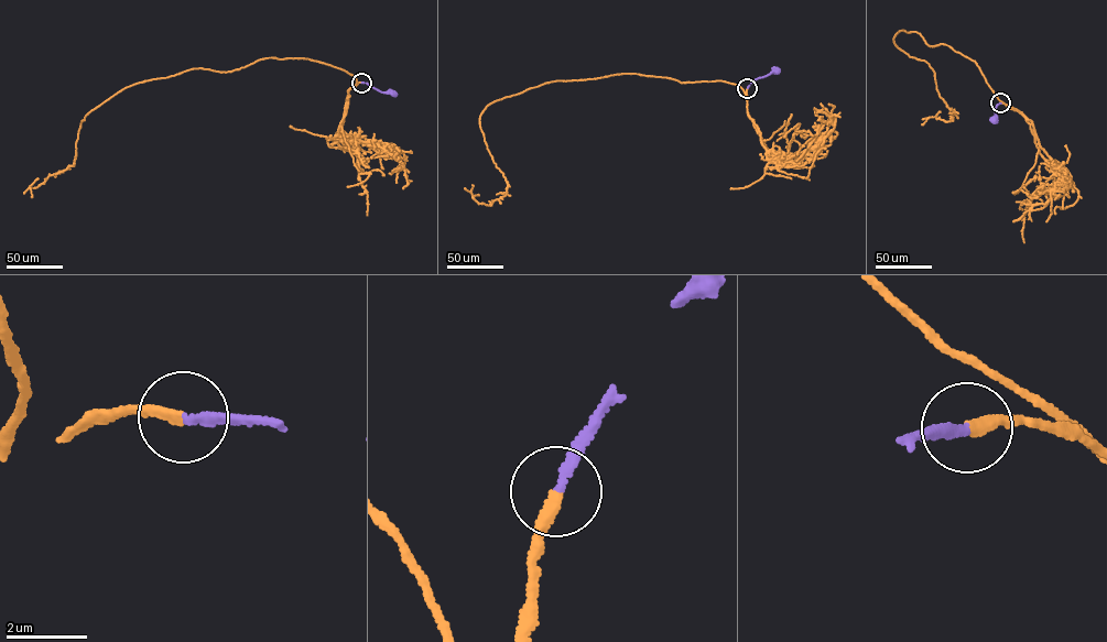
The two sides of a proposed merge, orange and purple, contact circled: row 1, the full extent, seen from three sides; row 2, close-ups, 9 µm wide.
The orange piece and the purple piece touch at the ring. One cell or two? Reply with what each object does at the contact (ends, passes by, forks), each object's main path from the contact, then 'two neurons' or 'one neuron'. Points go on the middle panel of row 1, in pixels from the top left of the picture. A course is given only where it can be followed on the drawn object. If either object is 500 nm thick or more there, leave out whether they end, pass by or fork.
orange ends there; purple ends there; orange runs (747, 88), (747, 109), (723, 80), (623, 74), (530, 88), (479, 119), (505, 196), (478, 203), (473, 185); purple runs (747, 88), (755, 79), (777, 69); one neuron

